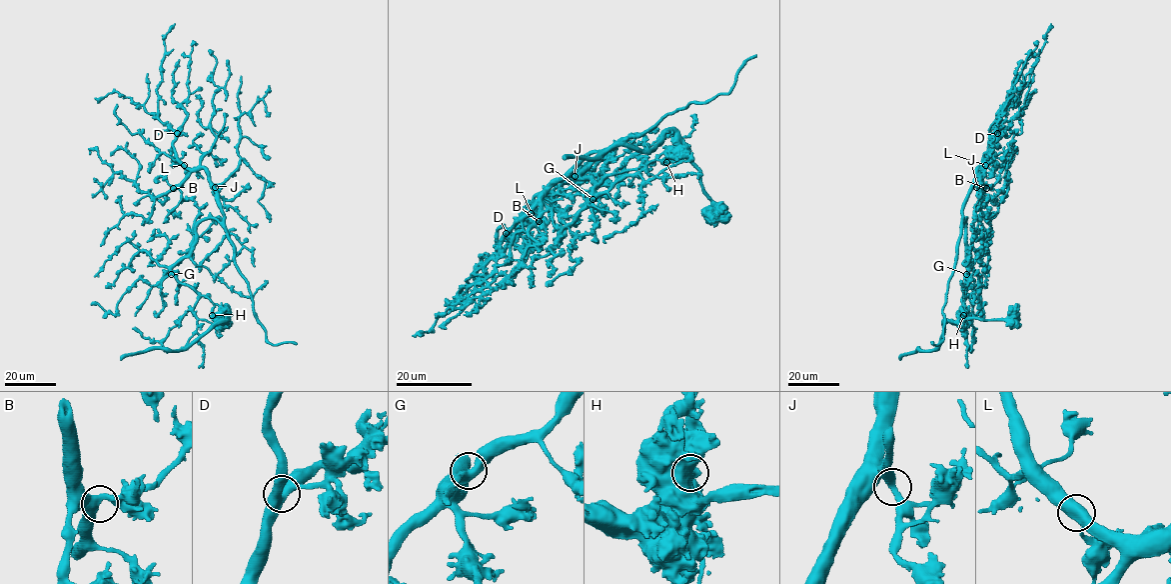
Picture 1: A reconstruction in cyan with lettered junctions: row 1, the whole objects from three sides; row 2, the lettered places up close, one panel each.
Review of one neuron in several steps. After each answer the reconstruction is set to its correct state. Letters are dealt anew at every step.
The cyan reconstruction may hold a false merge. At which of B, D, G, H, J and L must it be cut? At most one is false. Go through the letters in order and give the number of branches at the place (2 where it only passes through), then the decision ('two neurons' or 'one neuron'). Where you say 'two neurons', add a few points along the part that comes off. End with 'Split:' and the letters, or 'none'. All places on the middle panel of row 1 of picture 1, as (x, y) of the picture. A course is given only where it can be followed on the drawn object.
B: 3 branches meet; one neuron
D: 3 branches meet; one neuron
G: 3 branches meet; one neuron
H: 3 branches meet; two neurons; foreign part runs (666, 162), (675, 148), (672, 131), (663, 131), (659, 143), (650, 149), (614, 145), (592, 158), (565, 159)
J: 3 branches meet; one neuron
L: 3 branches meet; one neuron
Split: H

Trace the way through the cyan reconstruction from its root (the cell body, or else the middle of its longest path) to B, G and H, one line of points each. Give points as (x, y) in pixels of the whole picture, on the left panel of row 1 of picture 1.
B: (202, 221), (214, 218), (221, 222), (223, 217), (209, 172), (203, 169), (194, 170), (173, 188)
G: (202, 221), (196, 228), (194, 249), (173, 267), (171, 274)
H: (202, 221), (196, 228), (194, 249), (171, 273), (210, 300), (214, 305), (212, 315)

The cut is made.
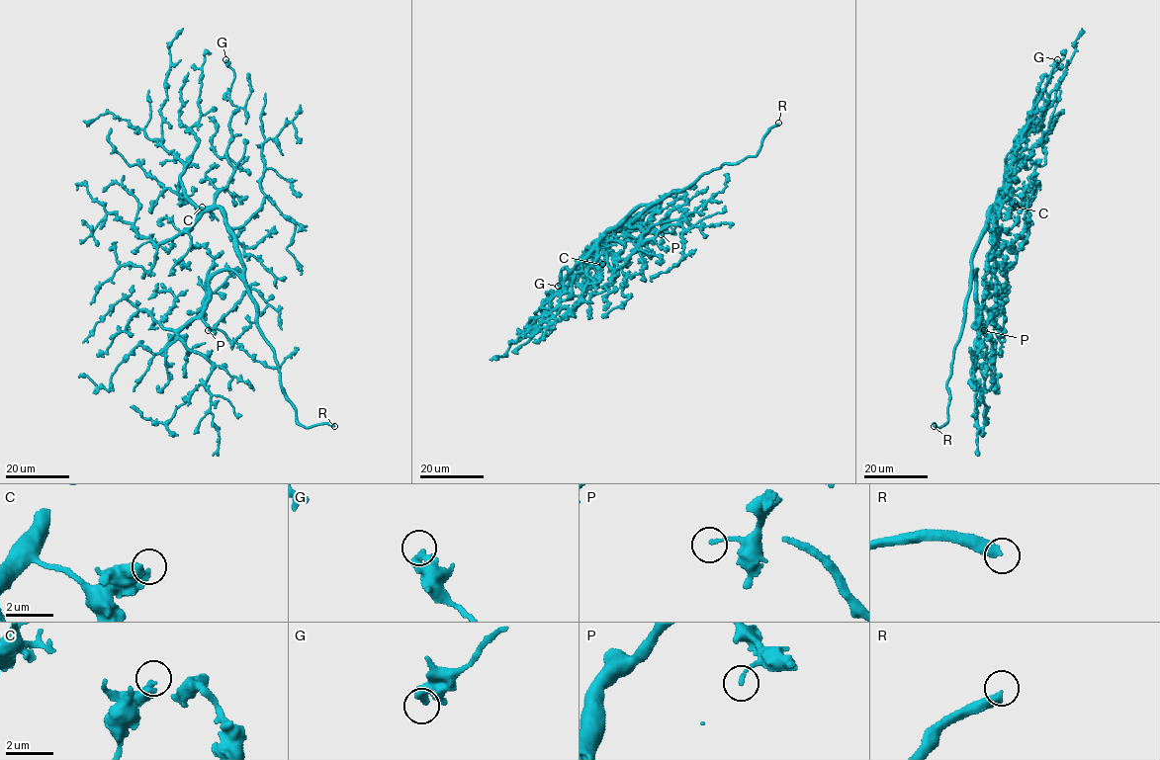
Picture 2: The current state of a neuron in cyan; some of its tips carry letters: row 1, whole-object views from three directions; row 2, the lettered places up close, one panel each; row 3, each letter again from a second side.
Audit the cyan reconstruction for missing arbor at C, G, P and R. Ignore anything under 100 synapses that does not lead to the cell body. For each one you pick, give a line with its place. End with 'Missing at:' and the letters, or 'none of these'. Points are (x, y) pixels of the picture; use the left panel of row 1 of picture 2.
R: place (334, 426)
Missing at: R

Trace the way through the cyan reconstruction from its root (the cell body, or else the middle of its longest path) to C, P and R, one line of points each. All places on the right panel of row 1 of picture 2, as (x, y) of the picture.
C: (976, 250), (991, 209), (1016, 207)
P: (976, 250), (971, 274), (976, 270), (977, 312), (973, 326), (979, 324), (984, 330)
R: (976, 250), (965, 321), (954, 348), (946, 384), (947, 419), (940, 427), (935, 424), (934, 426)

